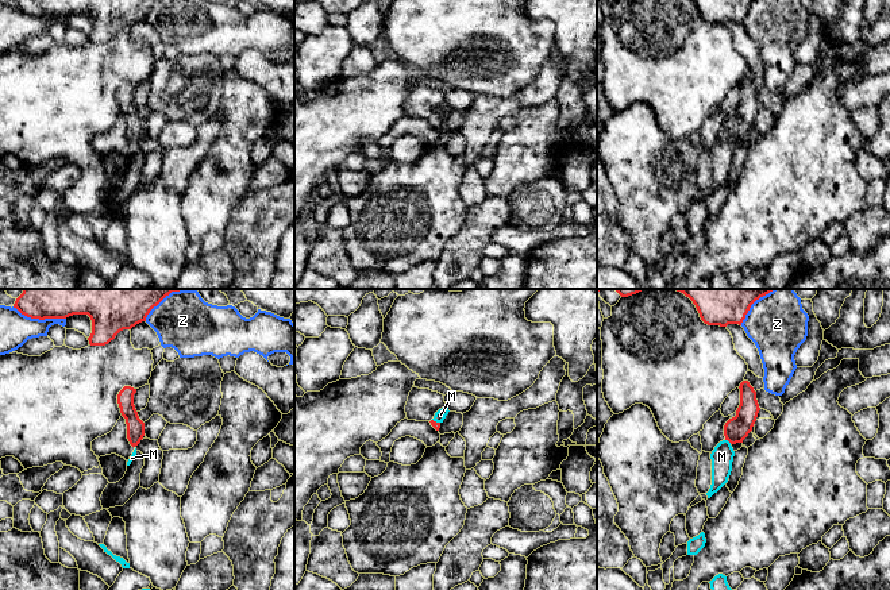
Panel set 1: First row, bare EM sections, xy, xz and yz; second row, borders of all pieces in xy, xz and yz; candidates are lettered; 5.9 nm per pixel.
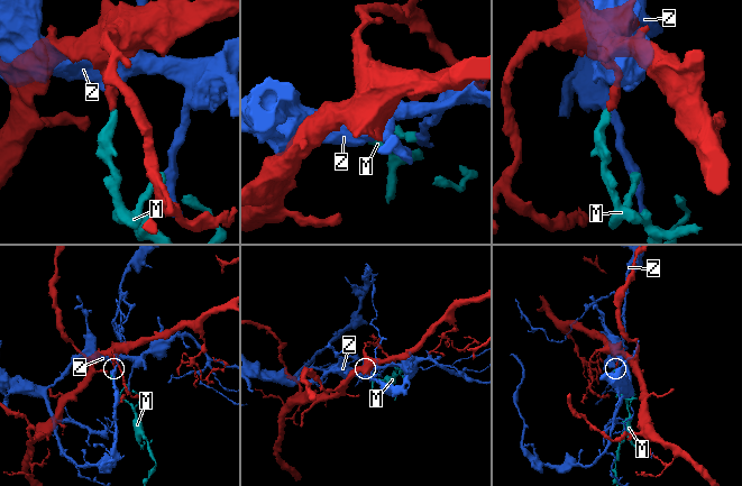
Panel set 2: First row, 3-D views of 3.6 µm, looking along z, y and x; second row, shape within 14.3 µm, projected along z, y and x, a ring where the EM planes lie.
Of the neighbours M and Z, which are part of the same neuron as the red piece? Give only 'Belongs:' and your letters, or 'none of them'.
Belongs: M

